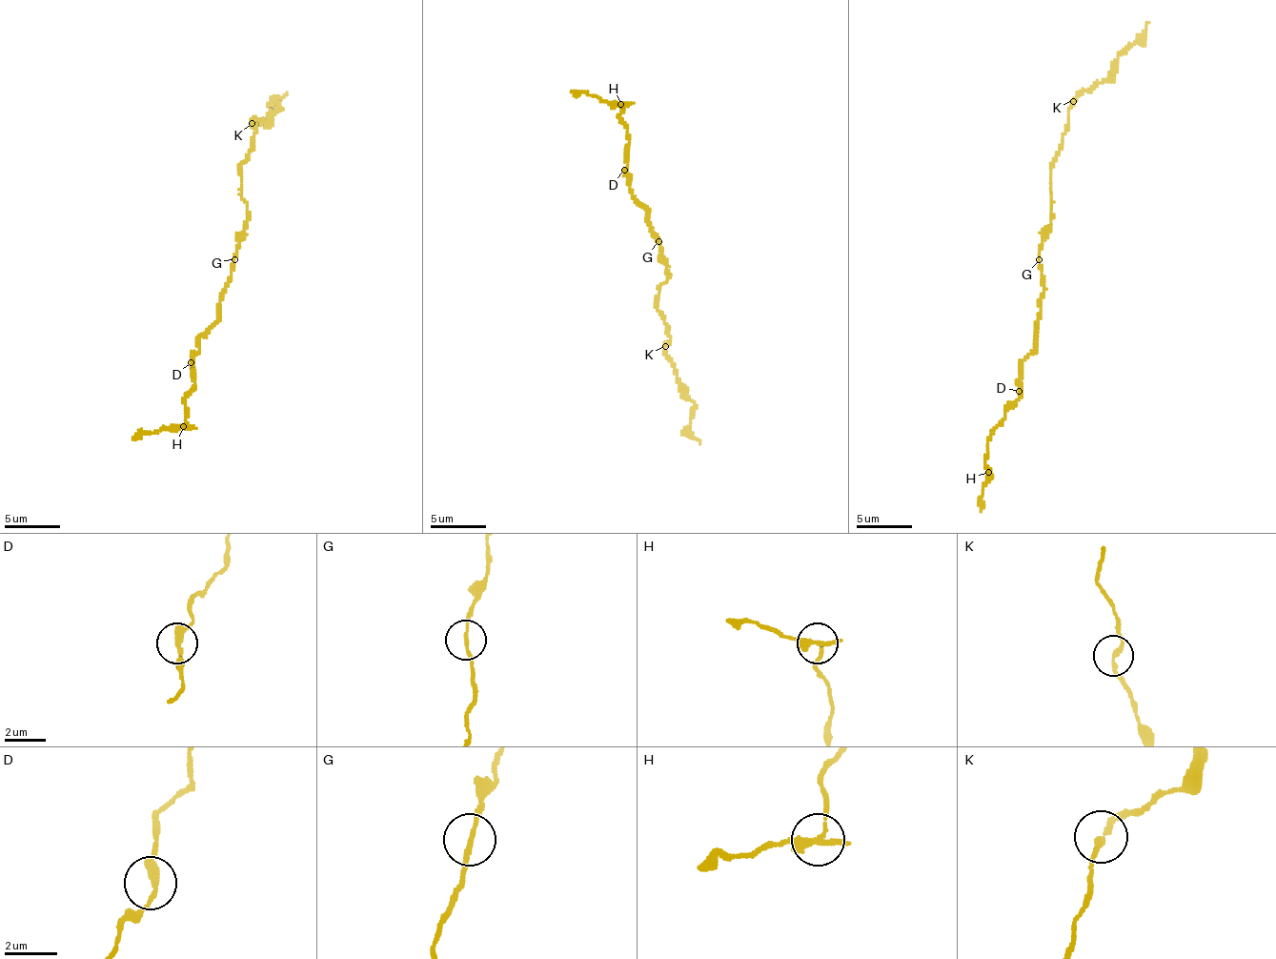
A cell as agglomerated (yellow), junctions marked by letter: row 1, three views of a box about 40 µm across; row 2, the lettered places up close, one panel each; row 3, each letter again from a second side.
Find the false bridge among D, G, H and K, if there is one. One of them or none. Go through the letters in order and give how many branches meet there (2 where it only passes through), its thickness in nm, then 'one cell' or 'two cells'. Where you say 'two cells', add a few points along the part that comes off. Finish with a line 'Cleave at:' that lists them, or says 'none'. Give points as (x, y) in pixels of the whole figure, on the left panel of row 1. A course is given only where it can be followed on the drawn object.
D: branches 2; calibre 300 nm; one cell
G: branches 2; calibre 140 nm; one cell
H: branches 2; calibre 300 nm; two cells; course (182, 425), (163, 427), (132, 439)
K: branches 2; calibre 220 nm; one cell
Cleave at: H

